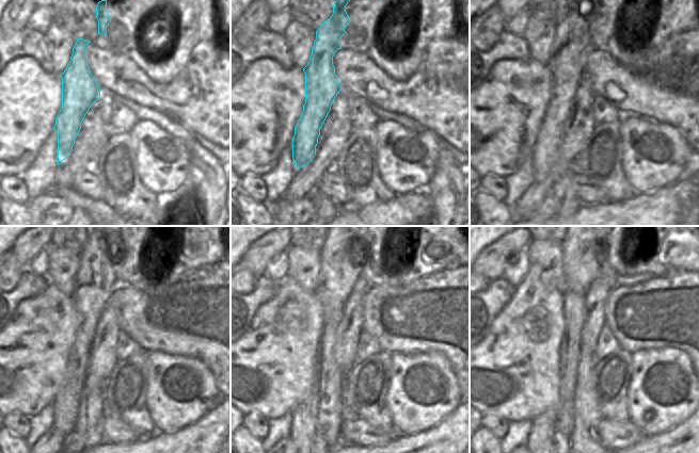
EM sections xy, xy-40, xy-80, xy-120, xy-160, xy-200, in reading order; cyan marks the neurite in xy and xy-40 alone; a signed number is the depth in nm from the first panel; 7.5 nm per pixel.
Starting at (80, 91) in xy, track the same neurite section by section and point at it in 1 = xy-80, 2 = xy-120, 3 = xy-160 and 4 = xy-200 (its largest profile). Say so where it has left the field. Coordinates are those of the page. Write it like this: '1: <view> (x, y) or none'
1: xy-80 (572, 41)
2: xy-120 (96, 279)
3: xy-160 (344, 255)
4: xy-200 (585, 249)

